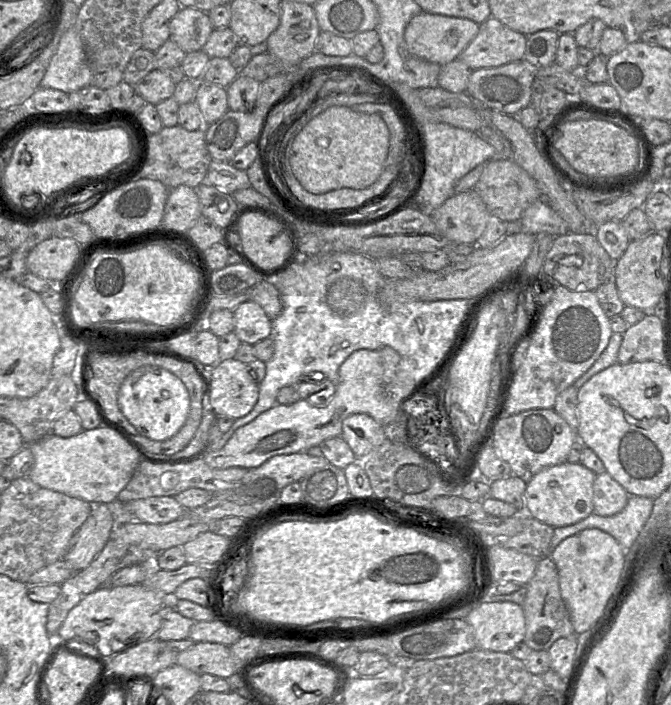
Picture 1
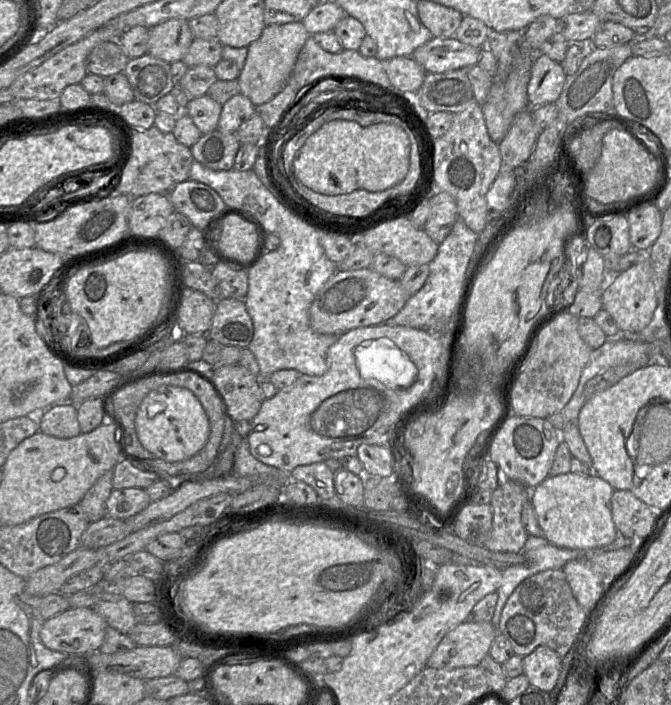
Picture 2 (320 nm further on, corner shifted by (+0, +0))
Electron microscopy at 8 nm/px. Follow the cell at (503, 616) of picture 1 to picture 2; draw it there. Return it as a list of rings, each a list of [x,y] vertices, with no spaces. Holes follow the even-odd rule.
[[[464,621],[442,638],[430,656],[427,667],[453,669],[478,666],[489,654],[496,635],[497,629],[491,621]]]

